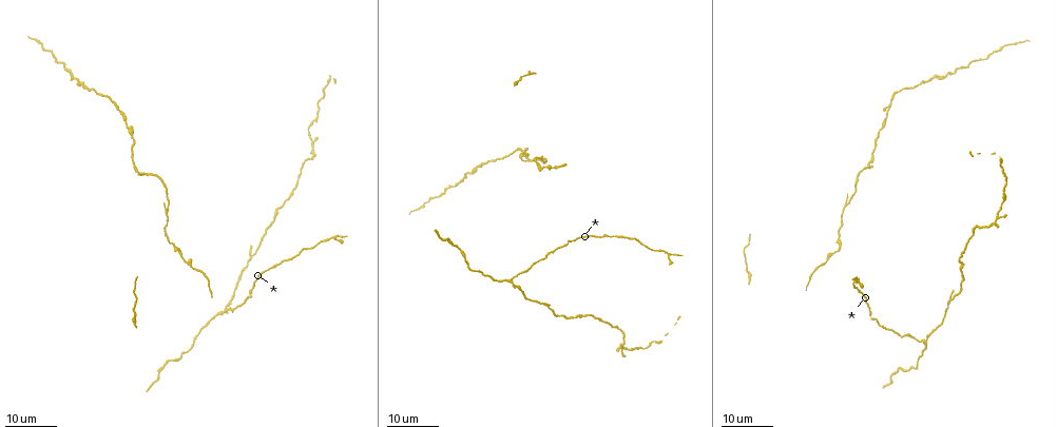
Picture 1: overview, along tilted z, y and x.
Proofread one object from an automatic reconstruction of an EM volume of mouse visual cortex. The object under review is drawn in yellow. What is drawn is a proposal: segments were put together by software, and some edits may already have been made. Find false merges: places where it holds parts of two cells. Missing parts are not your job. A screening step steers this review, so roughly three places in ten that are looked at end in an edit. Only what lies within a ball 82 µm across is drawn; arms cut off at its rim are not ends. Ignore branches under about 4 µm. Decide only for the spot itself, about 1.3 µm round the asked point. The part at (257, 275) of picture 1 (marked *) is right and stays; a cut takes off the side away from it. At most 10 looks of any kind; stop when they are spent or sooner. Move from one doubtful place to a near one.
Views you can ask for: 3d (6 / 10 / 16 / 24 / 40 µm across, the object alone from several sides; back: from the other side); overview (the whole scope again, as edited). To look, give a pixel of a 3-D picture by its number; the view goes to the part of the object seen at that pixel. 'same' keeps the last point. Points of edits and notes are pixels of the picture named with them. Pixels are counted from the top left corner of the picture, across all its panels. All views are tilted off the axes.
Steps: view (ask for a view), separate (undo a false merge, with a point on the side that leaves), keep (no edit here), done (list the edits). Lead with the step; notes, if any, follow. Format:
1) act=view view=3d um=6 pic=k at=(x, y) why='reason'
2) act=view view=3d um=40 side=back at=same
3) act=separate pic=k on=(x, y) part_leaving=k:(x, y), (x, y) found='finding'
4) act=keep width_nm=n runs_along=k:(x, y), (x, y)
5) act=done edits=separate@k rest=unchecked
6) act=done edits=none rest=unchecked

act=view view=3d um=16 pic=1 at=(814, 269)

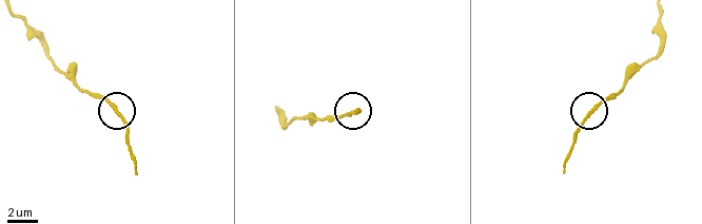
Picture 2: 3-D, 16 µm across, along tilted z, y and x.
act=view view=3d um=6 pic=2 at=(113, 105)

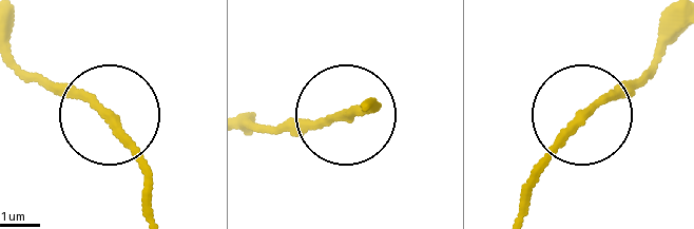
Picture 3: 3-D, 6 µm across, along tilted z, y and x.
act=keep found='all the same cell'

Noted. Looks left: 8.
act=view view=3d um=16 pic=1 at=(996, 220) why='small branch off a trunk'

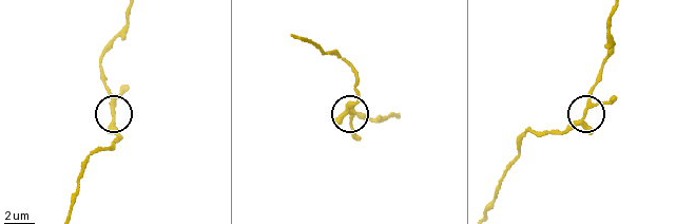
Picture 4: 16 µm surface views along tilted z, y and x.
act=view view=3d um=6 pic=4 at=(114, 109)

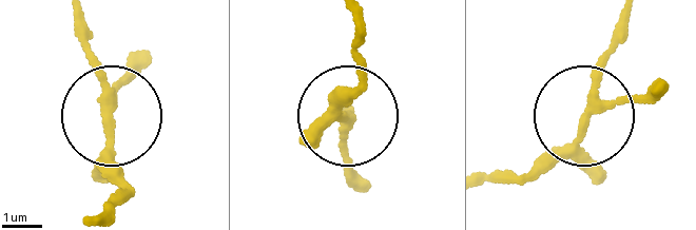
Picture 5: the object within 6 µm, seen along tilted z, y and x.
act=view view=3d um=6 side=back pic=5 at=(111, 121) why='from behind'

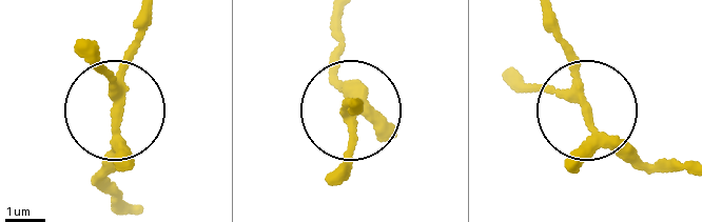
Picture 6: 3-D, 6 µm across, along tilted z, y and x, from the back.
act=keep runs_along=6:(682, 172), (652, 167), (592, 121), (578, 61), (548, 18) found='one cell here'

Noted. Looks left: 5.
act=view view=3d um=16 pic=1 at=(66, 64) why='sudden change in width'

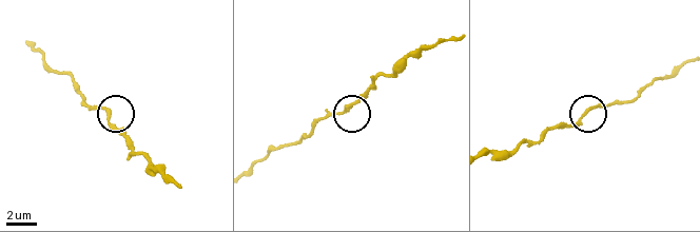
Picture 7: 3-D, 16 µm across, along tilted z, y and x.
act=view view=3d um=6 pic=7 at=(108, 113)

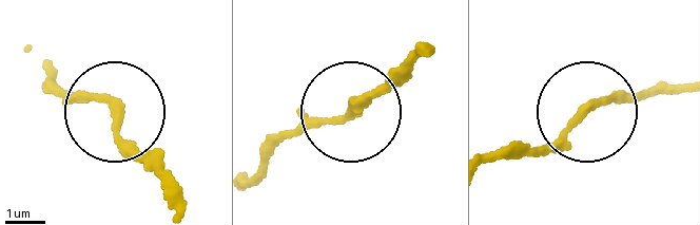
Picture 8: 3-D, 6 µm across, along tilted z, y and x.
act=view view=3d um=6 side=back pic=8 at=(117, 114)

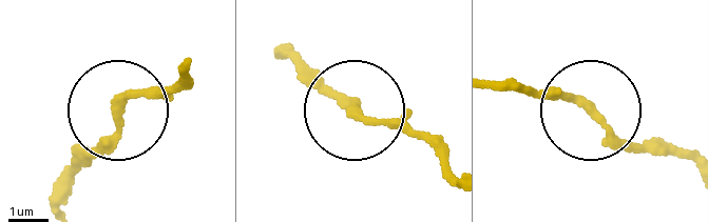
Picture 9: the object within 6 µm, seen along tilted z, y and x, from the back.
act=keep found='continuous, no second cell'

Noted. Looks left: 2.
act=view view=3d um=16 pic=1 at=(129, 127) why='calibre changes'

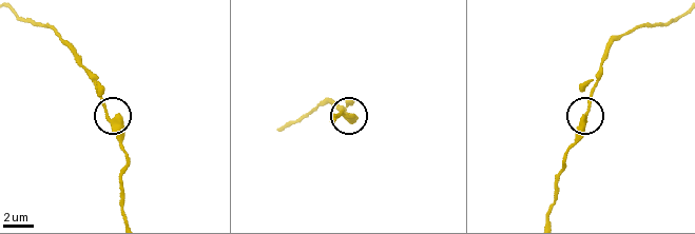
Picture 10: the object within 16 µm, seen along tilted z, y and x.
act=view view=3d um=6 pic=10 at=(585, 119)

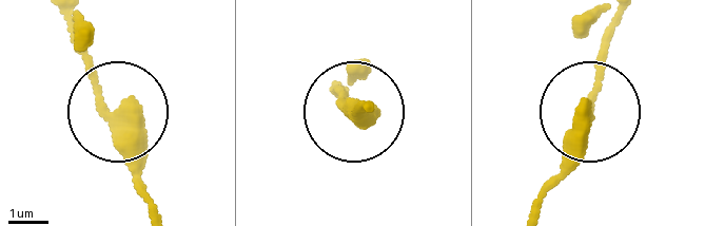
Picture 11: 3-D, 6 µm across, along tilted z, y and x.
act=keep found='all the same cell'

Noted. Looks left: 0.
act=done edits=none rest=unchecked

